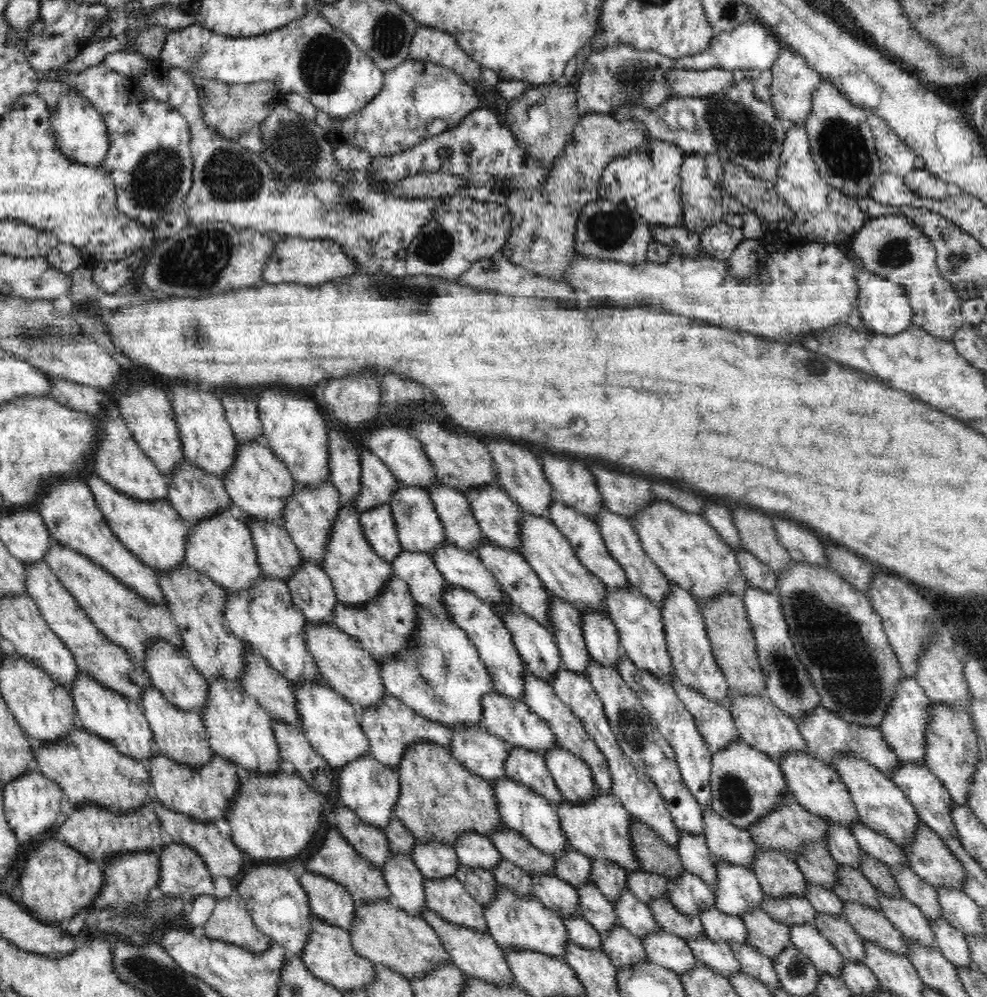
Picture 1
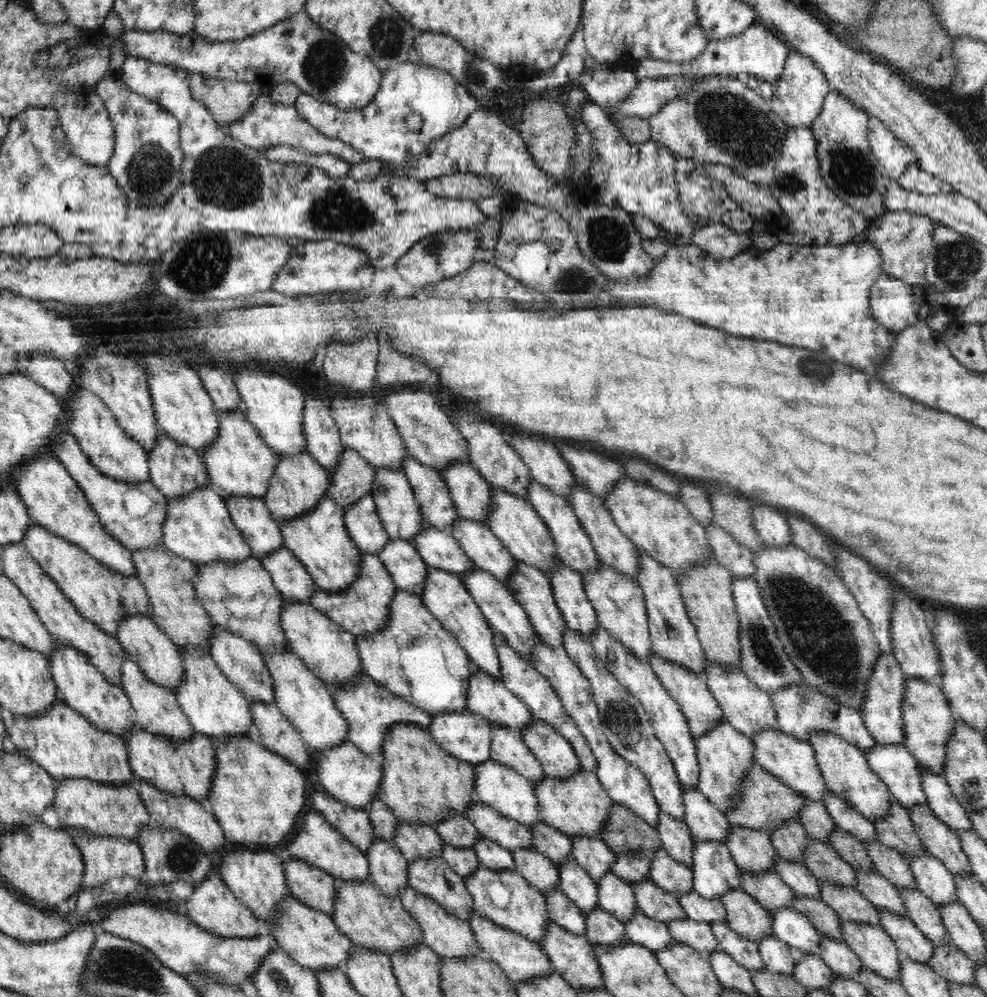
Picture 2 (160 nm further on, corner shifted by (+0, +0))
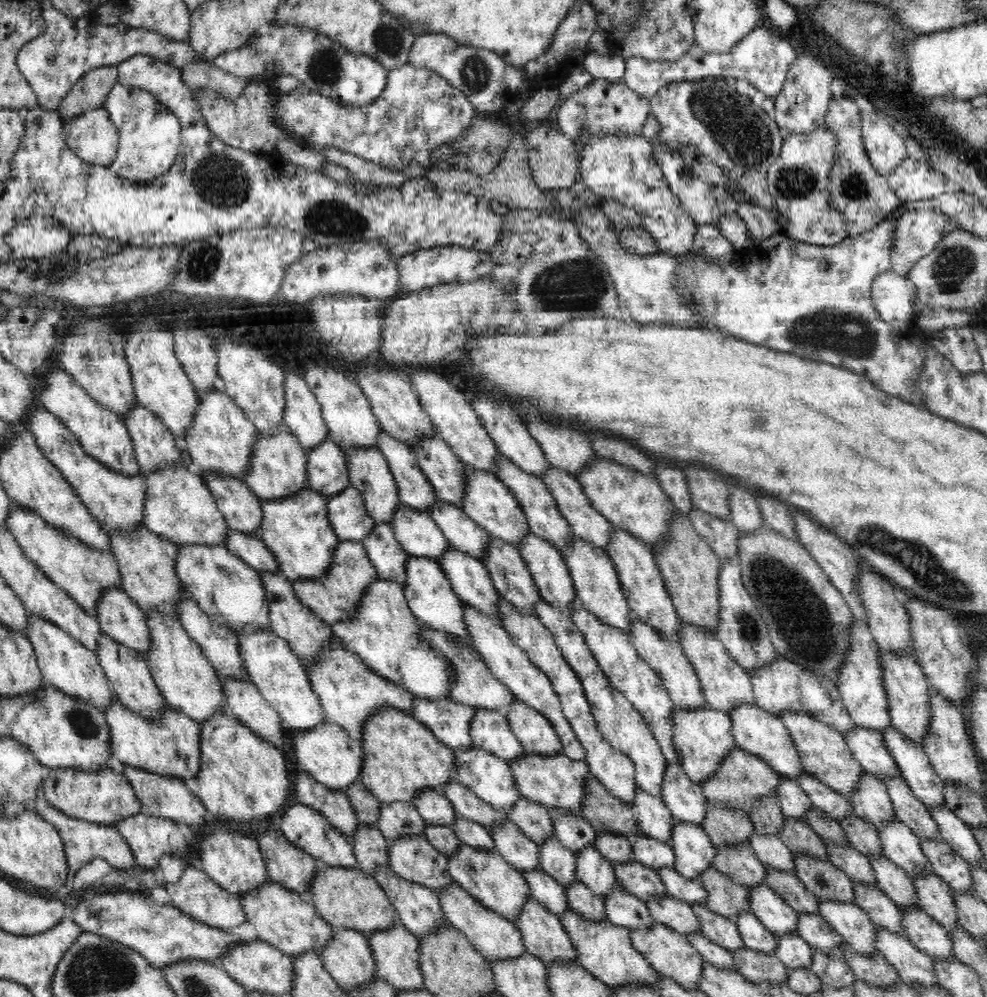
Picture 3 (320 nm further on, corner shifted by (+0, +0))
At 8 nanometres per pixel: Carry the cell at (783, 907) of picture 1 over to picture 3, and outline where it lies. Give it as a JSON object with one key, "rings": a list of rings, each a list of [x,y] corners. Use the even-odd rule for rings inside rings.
{"rings":[[[749,844],[716,848],[713,867],[746,888],[768,885],[765,879],[765,865]]]}

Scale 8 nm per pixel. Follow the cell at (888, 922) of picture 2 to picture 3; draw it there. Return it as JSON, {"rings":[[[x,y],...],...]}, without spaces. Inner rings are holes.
{"rings":[[[852,881],[855,903],[867,912],[871,921],[894,933],[905,934],[901,909],[884,891],[870,883]]]}

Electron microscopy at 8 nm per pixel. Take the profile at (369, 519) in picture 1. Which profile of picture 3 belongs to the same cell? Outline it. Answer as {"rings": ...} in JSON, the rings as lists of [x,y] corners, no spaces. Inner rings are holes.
{"rings":[[[348,485],[328,500],[327,519],[340,541],[361,541],[371,533],[375,520],[367,513],[364,497]]]}

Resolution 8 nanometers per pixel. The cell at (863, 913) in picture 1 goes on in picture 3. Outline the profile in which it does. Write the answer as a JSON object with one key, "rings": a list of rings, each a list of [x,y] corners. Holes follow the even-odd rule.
{"rings":[[[807,854],[793,856],[795,874],[819,899],[855,902],[851,878],[833,862]]]}

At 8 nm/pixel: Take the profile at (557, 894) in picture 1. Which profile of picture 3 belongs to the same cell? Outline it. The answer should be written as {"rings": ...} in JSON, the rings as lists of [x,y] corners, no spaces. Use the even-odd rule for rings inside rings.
{"rings":[[[509,818],[489,830],[496,851],[520,872],[540,867],[540,845],[525,836]]]}

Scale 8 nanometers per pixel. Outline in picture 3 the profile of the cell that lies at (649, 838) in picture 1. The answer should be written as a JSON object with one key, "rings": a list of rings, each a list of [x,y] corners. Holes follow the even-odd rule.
{"rings":[[[590,773],[586,776],[581,815],[598,831],[608,831],[633,840],[643,832],[637,824],[634,809],[612,796]]]}

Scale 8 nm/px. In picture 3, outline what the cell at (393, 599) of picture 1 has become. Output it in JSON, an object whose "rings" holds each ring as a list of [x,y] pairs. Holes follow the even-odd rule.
{"rings":[[[338,541],[333,550],[329,569],[318,578],[293,580],[293,589],[300,602],[309,608],[325,623],[349,620],[357,611],[357,604],[365,593],[365,588],[376,579],[380,579],[372,566],[366,549],[361,541]]]}

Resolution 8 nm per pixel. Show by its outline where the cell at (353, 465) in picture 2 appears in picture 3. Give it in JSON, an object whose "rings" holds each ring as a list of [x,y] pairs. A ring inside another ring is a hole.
{"rings":[[[329,438],[306,450],[308,454],[307,486],[325,498],[338,496],[350,484],[348,465],[342,447]]]}

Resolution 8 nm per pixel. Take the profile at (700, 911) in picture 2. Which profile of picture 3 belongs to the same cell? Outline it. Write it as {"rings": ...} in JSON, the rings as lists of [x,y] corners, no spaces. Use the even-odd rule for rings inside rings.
{"rings":[[[662,867],[655,870],[665,884],[667,894],[687,903],[702,903],[707,901],[708,892],[702,886],[700,879],[686,878],[676,869]]]}

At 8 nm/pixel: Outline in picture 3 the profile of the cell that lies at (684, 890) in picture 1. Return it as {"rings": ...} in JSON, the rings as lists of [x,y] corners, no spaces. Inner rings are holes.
{"rings":[[[635,836],[632,840],[632,849],[634,849],[634,860],[650,867],[654,870],[668,867],[675,869],[674,850],[669,844],[660,840],[642,836]]]}

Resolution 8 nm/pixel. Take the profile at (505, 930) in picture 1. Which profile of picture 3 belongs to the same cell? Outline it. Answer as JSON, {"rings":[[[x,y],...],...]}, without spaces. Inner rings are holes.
{"rings":[[[460,843],[458,852],[449,858],[447,867],[454,882],[468,891],[482,906],[492,909],[509,921],[513,921],[520,914],[531,895],[523,873],[508,864],[496,850],[487,852]]]}

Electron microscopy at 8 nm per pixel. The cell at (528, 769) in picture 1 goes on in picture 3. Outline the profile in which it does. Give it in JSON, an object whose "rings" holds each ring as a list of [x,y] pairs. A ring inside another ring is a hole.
{"rings":[[[475,708],[470,720],[470,737],[474,747],[507,761],[527,755],[501,711]]]}

